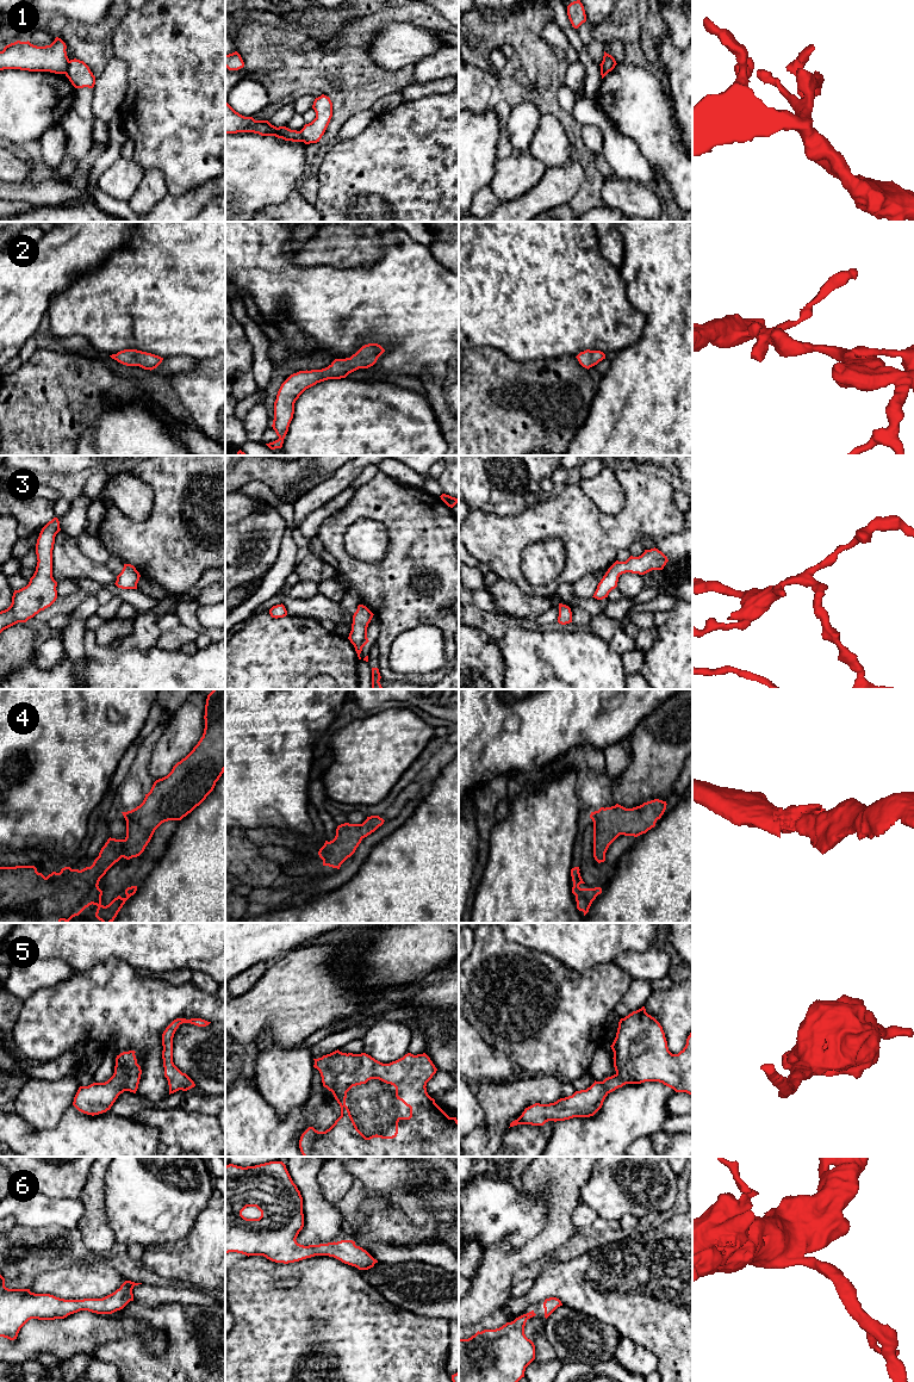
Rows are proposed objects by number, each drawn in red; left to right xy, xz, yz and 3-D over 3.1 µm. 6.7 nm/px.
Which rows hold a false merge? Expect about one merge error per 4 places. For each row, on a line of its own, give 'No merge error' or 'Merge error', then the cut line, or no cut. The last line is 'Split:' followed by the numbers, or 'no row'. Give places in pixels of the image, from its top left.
1: Merge error. Split along xy (69, 61), (64, 73)
2: No merge error. No split
3: No merge error. No split
4: No merge error. No split
5: No merge error. No split
6: No merge error. No split
Split: 1

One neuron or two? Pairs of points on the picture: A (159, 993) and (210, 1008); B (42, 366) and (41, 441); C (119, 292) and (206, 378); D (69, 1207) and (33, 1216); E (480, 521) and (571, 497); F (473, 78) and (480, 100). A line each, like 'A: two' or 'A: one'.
A: one
B: one
C: two
D: one
E: one
F: one

